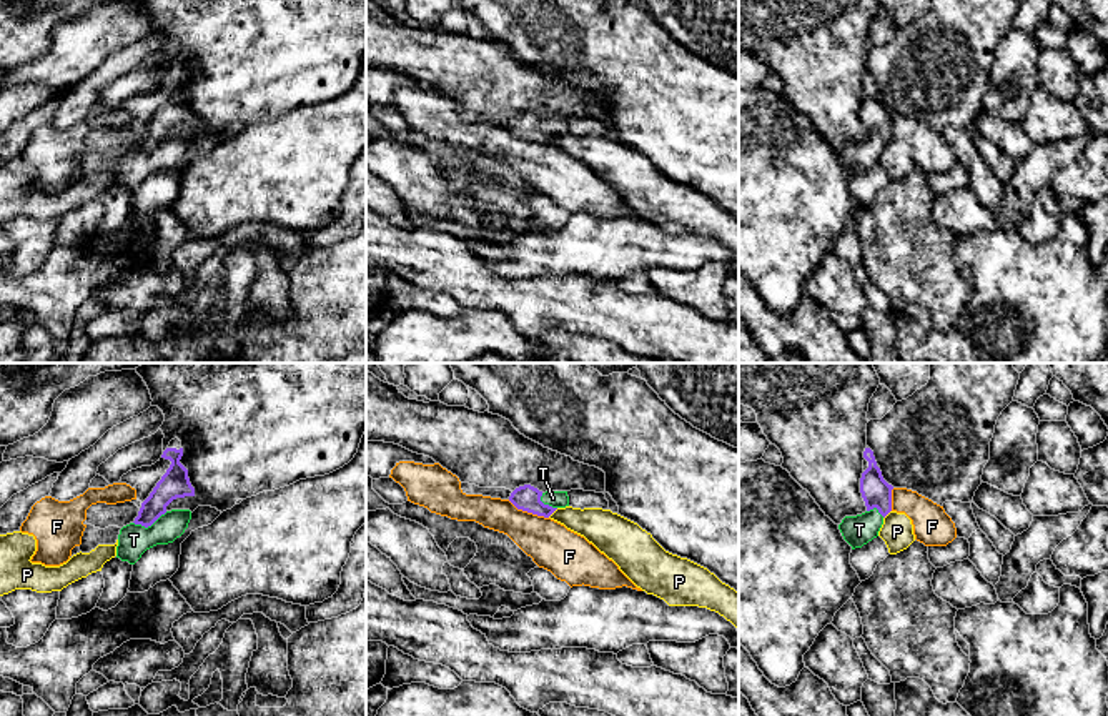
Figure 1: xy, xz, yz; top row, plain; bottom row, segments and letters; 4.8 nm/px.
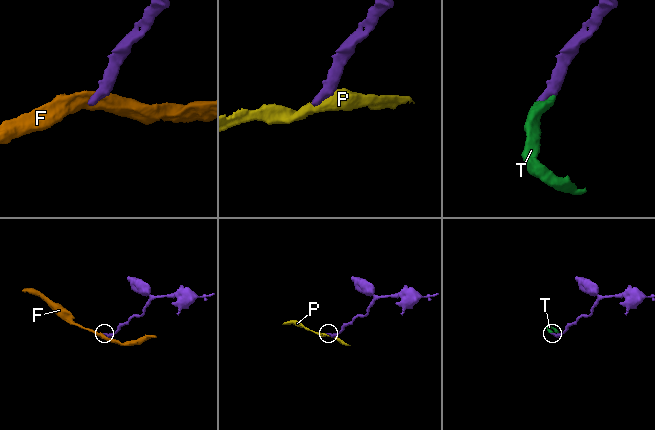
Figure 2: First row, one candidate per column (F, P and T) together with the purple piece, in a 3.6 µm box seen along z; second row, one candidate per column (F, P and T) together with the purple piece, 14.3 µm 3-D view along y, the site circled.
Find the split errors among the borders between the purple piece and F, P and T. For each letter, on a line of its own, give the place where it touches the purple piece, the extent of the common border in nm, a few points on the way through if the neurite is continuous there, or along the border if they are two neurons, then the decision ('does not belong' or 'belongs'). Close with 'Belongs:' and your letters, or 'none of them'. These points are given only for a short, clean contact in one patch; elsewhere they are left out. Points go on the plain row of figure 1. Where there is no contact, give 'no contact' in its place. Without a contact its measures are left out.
F: xz (528, 139) | 220 nm | along xz (508, 127), (518, 135), (548, 145) | does not belong
P: xz (553, 139) | 70 nm | along xz (558, 135), (548, 144) | does not belong
T: xy (150, 152) | 180 nm | across xy (175, 110), (157, 129), (150, 152), (133, 167) | belongs
Belongs: T

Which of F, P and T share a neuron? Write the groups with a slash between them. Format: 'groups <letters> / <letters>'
groups F / P / T

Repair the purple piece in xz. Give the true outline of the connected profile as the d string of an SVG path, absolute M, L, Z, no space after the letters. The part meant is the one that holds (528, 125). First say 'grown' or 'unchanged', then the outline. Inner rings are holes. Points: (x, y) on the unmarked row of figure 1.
grown | M531 112L516 115L509 128L522 138L549 145L557 135L569 133L567 118L539 118Z

